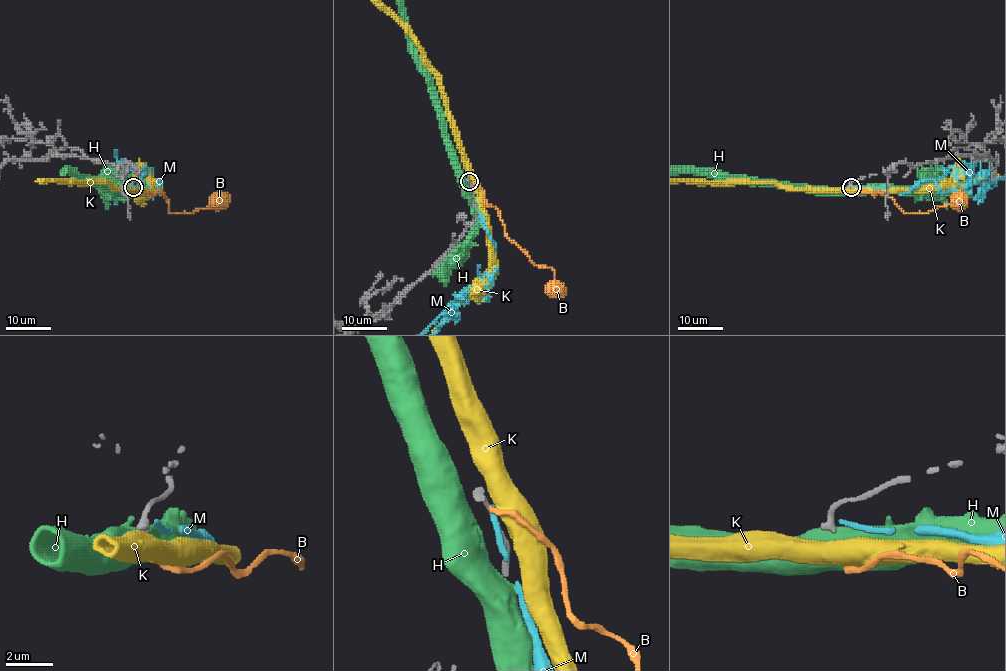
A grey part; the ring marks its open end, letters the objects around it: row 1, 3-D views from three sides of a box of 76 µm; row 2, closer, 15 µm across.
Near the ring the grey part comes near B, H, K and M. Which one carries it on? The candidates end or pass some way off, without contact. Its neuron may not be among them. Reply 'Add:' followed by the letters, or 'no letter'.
Add: no letter

